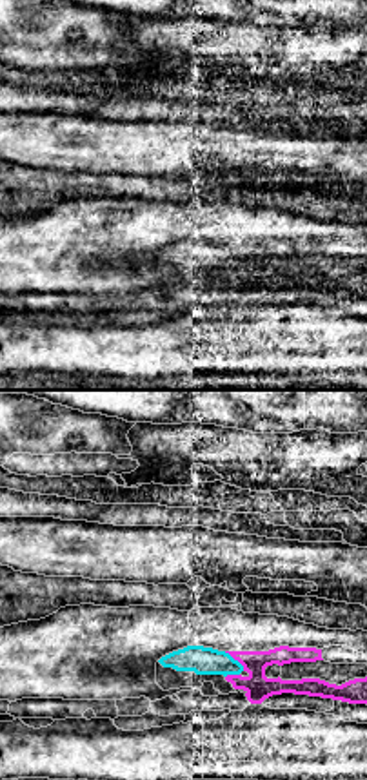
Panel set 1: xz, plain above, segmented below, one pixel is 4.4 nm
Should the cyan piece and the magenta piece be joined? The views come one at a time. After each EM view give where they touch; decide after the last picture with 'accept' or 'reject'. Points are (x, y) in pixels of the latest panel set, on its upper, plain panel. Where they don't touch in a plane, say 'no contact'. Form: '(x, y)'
(233, 253)

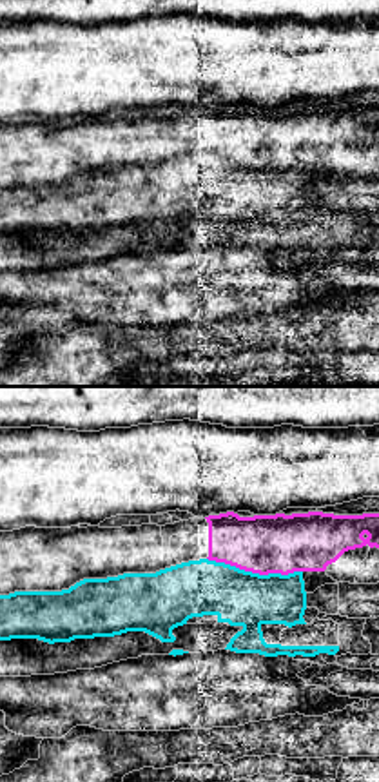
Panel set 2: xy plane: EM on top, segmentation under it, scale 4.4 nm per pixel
(254, 167)

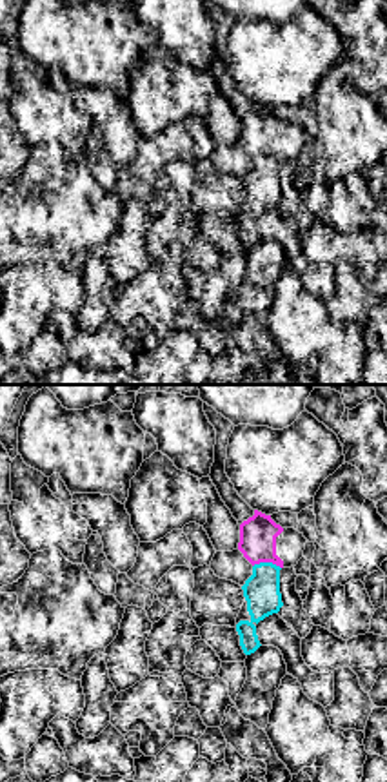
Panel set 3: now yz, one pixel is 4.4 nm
(267, 156)

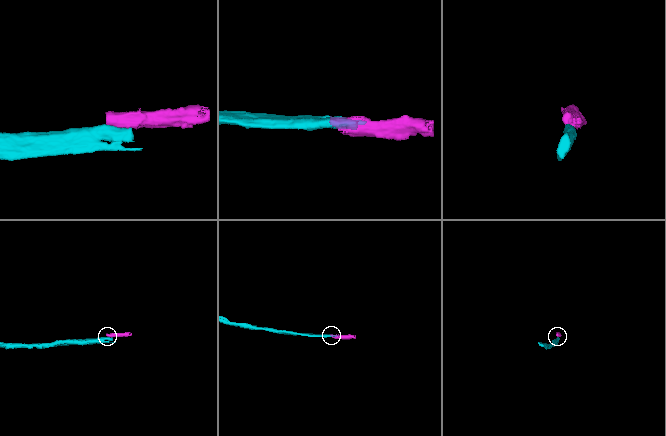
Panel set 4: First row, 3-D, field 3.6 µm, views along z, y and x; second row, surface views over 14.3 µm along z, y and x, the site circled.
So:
reject

